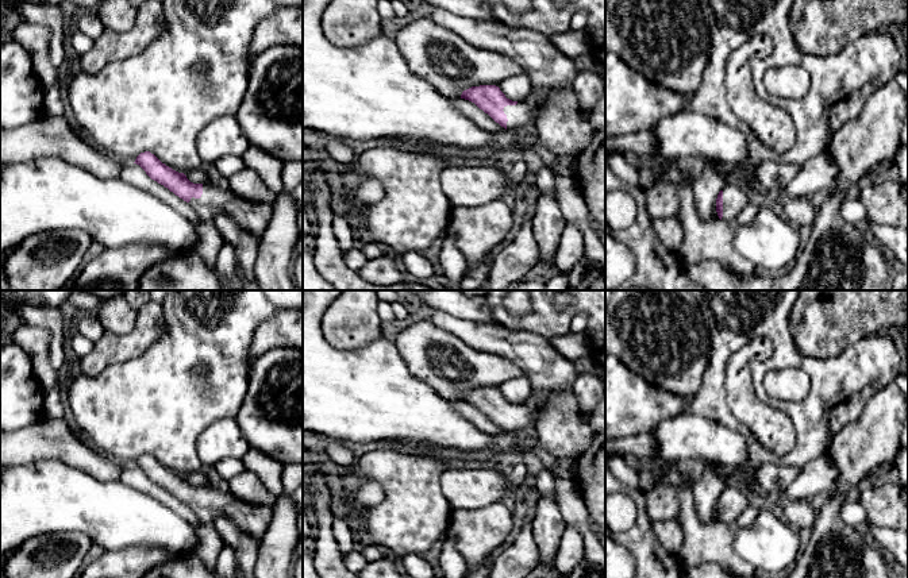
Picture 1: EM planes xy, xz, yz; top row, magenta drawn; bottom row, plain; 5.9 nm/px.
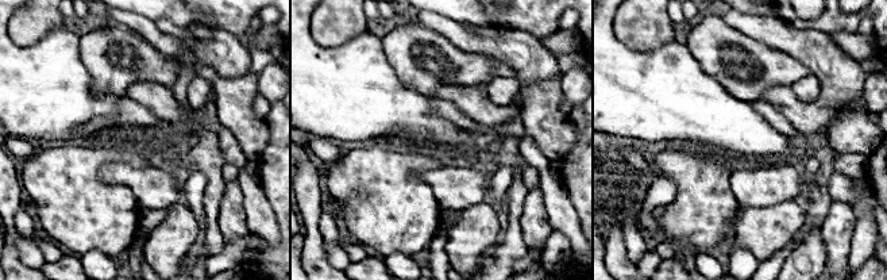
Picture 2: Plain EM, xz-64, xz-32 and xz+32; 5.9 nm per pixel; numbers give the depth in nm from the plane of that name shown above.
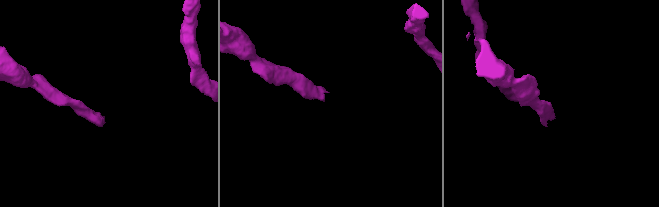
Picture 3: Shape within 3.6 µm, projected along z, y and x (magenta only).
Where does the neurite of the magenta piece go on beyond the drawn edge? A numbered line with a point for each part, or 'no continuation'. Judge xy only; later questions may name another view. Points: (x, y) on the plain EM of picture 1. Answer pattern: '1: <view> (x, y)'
1: xy (253, 519)

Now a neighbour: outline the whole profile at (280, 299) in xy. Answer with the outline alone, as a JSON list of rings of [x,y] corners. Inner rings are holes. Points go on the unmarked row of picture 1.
[[[262,290],[277,309],[303,309],[303,290]]]

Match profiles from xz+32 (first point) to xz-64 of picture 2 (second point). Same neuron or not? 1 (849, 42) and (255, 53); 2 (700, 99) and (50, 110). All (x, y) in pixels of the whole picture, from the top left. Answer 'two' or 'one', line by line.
1: two
2: one

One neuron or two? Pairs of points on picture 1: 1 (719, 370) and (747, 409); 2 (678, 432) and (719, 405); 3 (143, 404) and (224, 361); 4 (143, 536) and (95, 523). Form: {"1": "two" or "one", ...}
{"1": "two", "2": "two", "3": "one", "4": "one"}

